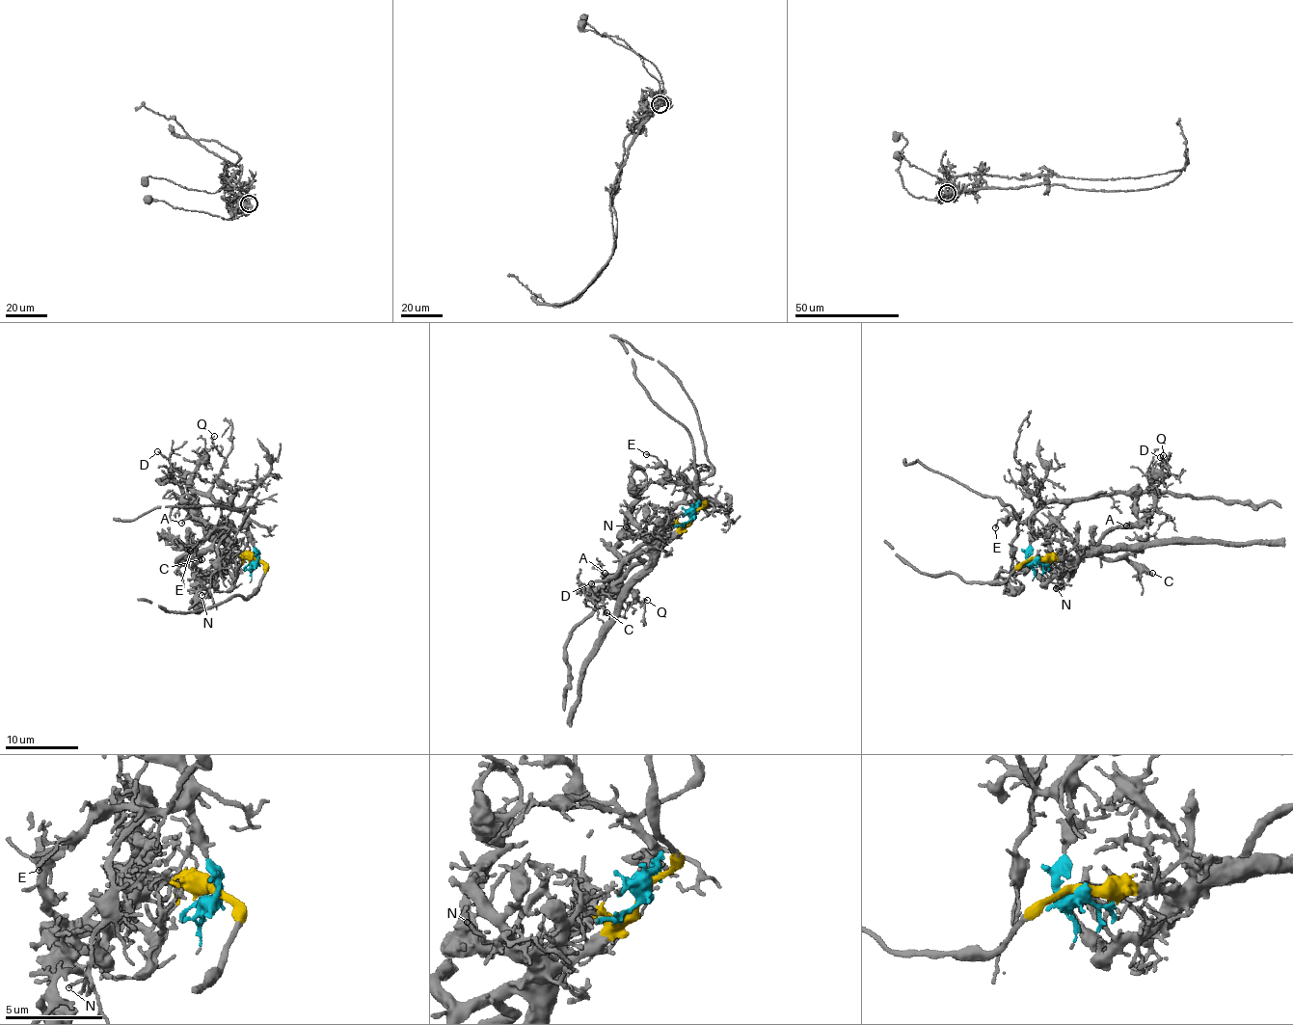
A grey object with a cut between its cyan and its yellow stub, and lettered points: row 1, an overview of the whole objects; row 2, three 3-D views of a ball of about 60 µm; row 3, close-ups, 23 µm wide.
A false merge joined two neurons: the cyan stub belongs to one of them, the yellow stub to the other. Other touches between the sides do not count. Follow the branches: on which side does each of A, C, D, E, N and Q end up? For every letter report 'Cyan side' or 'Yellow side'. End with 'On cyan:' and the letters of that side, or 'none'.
A: Yellow side
C: Yellow side
D: Cyan side
E: Cyan side
N: Yellow side
Q: Cyan side
On cyan: D, E, Q

